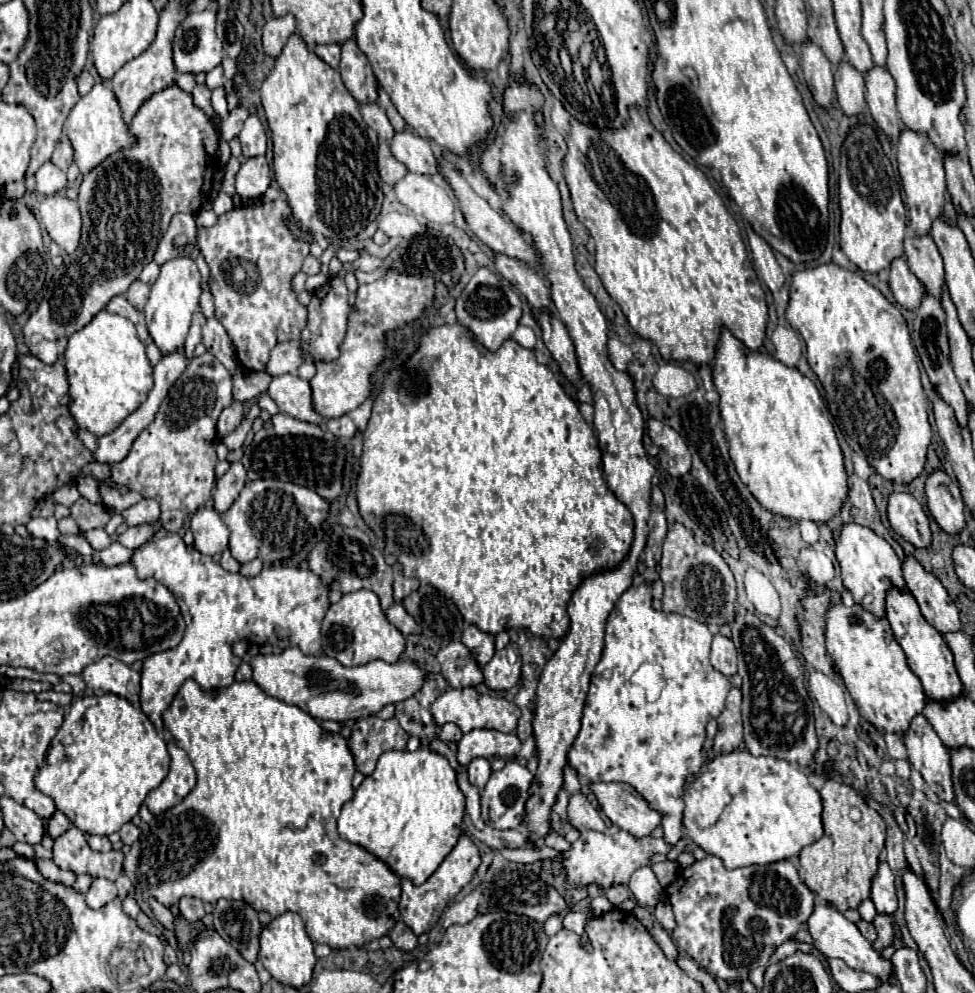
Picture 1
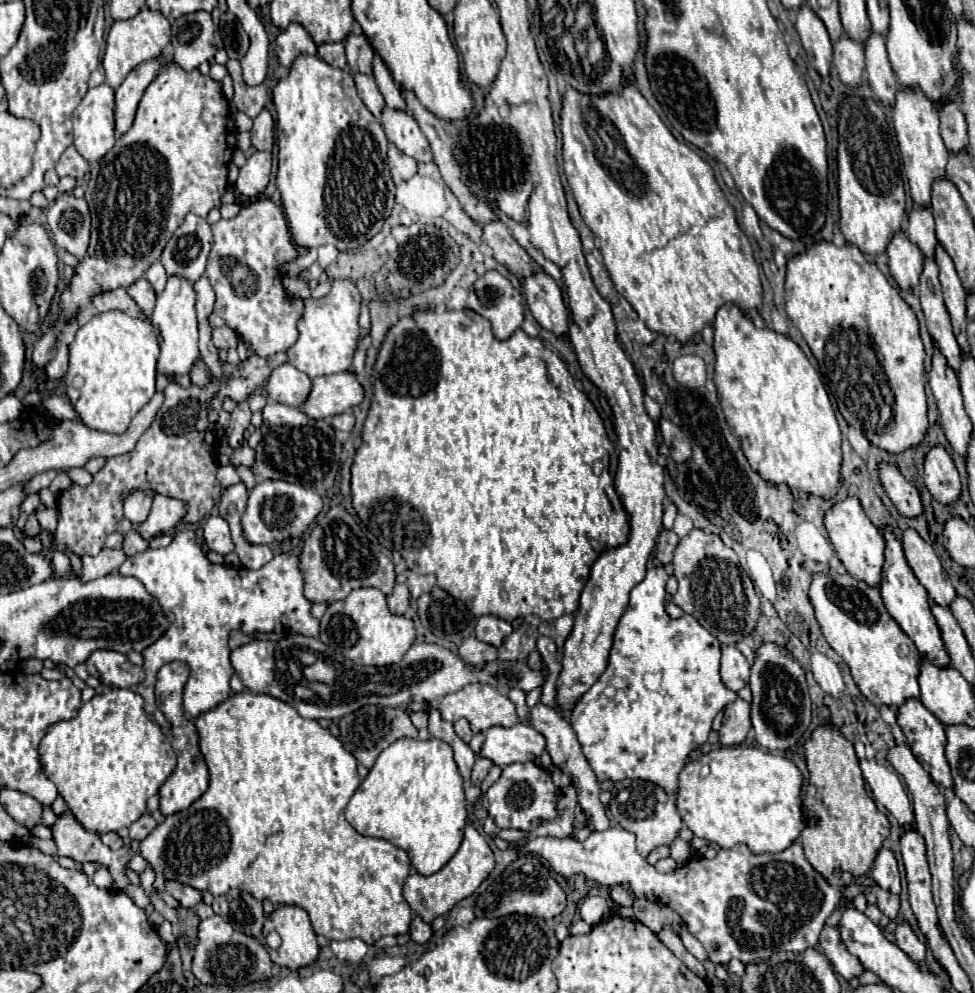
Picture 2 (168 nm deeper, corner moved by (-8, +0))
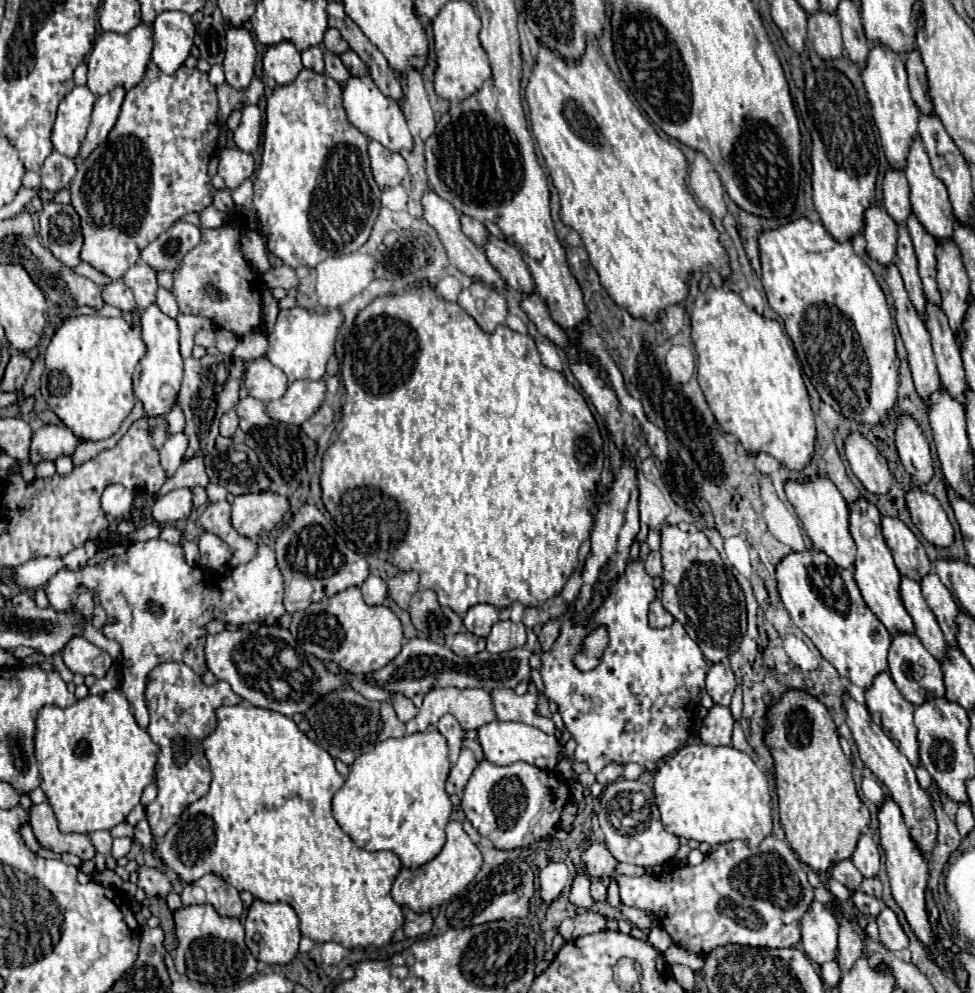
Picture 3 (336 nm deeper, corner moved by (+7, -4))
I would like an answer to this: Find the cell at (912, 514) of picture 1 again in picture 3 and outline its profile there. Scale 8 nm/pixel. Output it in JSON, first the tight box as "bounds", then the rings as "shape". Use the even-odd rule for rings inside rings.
{"bounds":[844,430,892,494],"shape":[[[858,430],[850,432],[844,442],[846,460],[858,480],[864,484],[868,492],[886,494],[892,486],[892,476],[886,464],[886,458],[878,452],[874,444],[870,444]]]}

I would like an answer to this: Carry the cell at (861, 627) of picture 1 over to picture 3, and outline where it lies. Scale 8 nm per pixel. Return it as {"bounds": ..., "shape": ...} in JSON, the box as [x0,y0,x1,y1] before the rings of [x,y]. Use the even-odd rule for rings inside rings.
{"bounds":[776,550,892,688],"shape":[[[804,550],[804,552],[790,552],[786,554],[776,566],[776,582],[780,598],[792,618],[792,622],[814,642],[820,654],[838,670],[842,678],[848,678],[860,688],[870,688],[876,674],[888,670],[888,648],[892,642],[890,632],[884,624],[872,614],[872,610],[864,604],[862,594],[854,582],[852,568],[840,568],[820,550]]]}

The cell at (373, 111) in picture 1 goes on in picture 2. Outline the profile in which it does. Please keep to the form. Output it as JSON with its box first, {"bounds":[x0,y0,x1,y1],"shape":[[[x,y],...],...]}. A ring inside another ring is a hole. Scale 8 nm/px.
{"bounds":[355,74,385,118],"shape":[[[355,74],[355,84],[357,84],[357,92],[359,92],[359,98],[365,102],[365,106],[371,110],[371,114],[375,118],[379,118],[383,106],[385,106],[385,100],[375,84],[375,78],[373,76],[367,76],[367,74]]]}

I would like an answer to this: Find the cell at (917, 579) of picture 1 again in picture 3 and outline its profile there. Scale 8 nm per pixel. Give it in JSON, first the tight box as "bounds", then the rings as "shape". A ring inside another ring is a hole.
{"bounds":[882,516,932,580],"shape":[[[882,516],[882,534],[892,550],[896,568],[902,576],[908,576],[912,580],[922,580],[932,570],[932,564],[926,556],[924,546],[918,542],[914,532],[898,518]]]}

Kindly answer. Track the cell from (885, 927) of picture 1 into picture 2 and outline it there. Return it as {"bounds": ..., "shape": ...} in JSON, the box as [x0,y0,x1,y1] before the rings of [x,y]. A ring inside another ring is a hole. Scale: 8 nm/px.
{"bounds":[875,888,899,920],"shape":[[[875,888],[875,894],[877,894],[877,906],[879,906],[879,910],[889,920],[895,920],[897,912],[899,912],[899,896],[895,896],[895,894],[887,892],[887,890],[881,890],[881,888]]]}

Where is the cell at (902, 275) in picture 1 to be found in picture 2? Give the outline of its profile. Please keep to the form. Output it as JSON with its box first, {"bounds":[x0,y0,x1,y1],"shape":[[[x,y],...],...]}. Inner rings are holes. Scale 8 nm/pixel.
{"bounds":[887,232,923,290],"shape":[[[903,232],[895,234],[887,248],[889,270],[901,290],[913,290],[919,286],[919,274],[923,272],[923,254],[921,250],[907,240]]]}

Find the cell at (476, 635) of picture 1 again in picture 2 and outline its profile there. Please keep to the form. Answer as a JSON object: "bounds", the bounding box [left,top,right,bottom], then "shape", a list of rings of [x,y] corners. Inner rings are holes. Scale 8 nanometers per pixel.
{"bounds":[475,616,513,648],"shape":[[[481,616],[475,626],[475,636],[481,642],[487,642],[487,644],[499,648],[503,644],[503,638],[507,638],[507,634],[511,634],[511,630],[513,630],[511,624],[497,616]]]}

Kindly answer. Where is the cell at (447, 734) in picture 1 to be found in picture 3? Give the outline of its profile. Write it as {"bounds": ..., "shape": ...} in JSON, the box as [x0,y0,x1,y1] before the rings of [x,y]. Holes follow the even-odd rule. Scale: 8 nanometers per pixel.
{"bounds":[438,714,464,764],"shape":[[[444,714],[440,720],[438,720],[438,730],[440,734],[448,740],[448,748],[450,748],[450,762],[454,764],[458,754],[460,754],[460,746],[462,746],[462,736],[464,736],[464,730],[460,728],[458,720],[452,716],[452,714]]]}

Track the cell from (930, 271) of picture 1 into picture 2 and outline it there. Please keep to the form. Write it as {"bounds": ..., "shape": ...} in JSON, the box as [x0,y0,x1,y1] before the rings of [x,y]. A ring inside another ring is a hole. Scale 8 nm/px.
{"bounds":[905,210,937,260],"shape":[[[913,210],[909,214],[905,232],[909,240],[925,254],[925,258],[931,258],[931,260],[935,258],[937,238],[935,238],[935,222],[931,216],[931,210]]]}

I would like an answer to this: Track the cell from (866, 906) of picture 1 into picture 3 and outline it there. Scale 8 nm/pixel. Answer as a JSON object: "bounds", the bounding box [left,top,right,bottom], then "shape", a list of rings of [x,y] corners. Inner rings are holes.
{"bounds":[830,858,862,892],"shape":[[[846,858],[846,860],[838,862],[838,864],[834,864],[830,874],[832,874],[832,878],[836,878],[838,882],[842,882],[842,884],[844,884],[848,890],[852,890],[852,892],[856,892],[856,890],[860,888],[862,874],[860,874],[860,870],[852,864],[850,858]]]}

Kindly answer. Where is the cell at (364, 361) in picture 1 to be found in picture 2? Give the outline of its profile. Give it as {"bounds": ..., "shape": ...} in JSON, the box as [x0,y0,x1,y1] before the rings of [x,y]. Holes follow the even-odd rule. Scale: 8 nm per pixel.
{"bounds":[303,370,365,420],"shape":[[[351,370],[343,374],[319,376],[313,380],[313,388],[303,404],[303,412],[309,418],[317,420],[327,416],[337,416],[361,404],[363,398],[365,390],[357,382],[357,376]]]}

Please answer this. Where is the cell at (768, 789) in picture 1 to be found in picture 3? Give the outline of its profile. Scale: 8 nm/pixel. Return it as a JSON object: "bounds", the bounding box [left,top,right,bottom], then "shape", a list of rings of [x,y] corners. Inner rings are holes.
{"bounds":[654,744,772,848],"shape":[[[688,744],[658,764],[654,796],[662,824],[670,834],[708,842],[710,846],[744,840],[756,848],[772,832],[768,776],[746,752],[732,746]]]}

